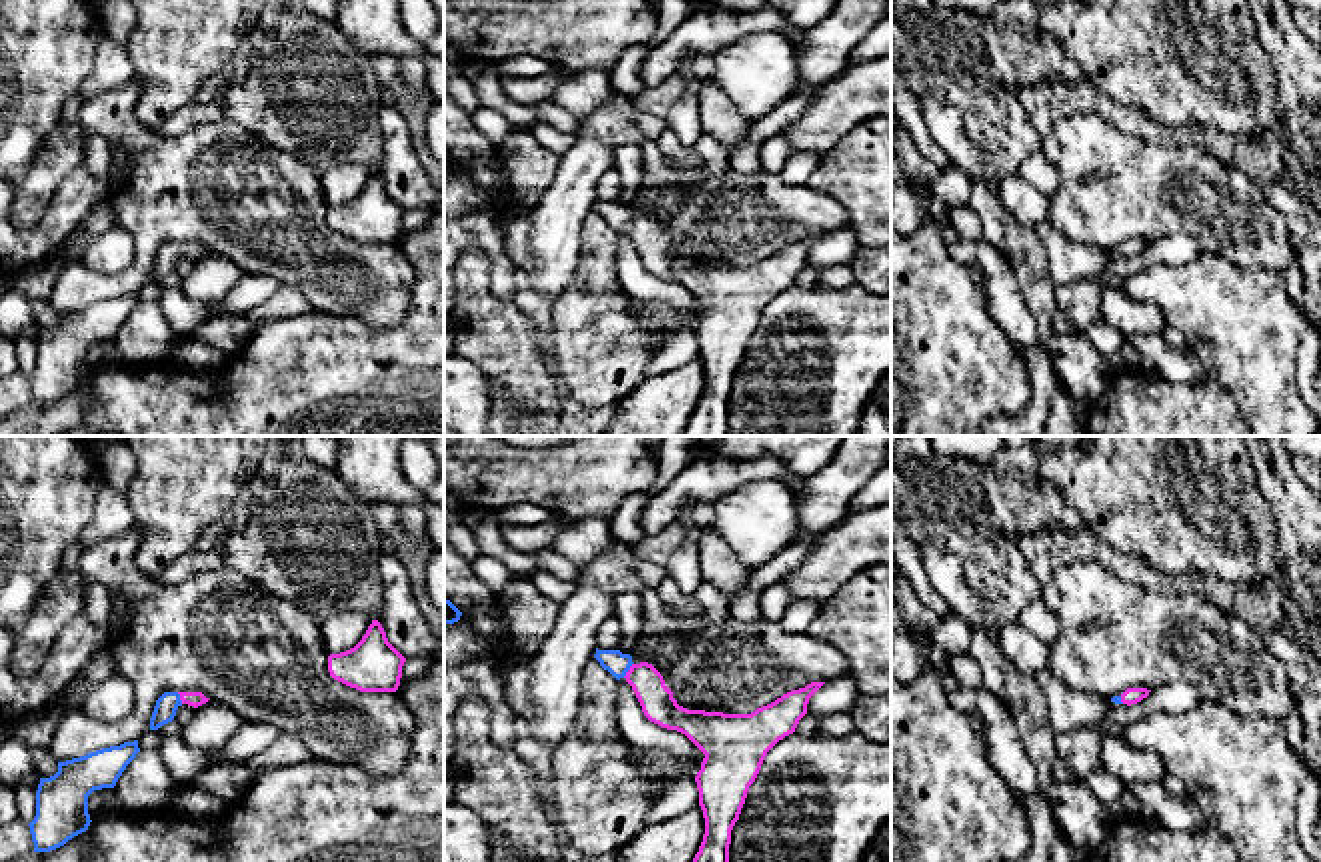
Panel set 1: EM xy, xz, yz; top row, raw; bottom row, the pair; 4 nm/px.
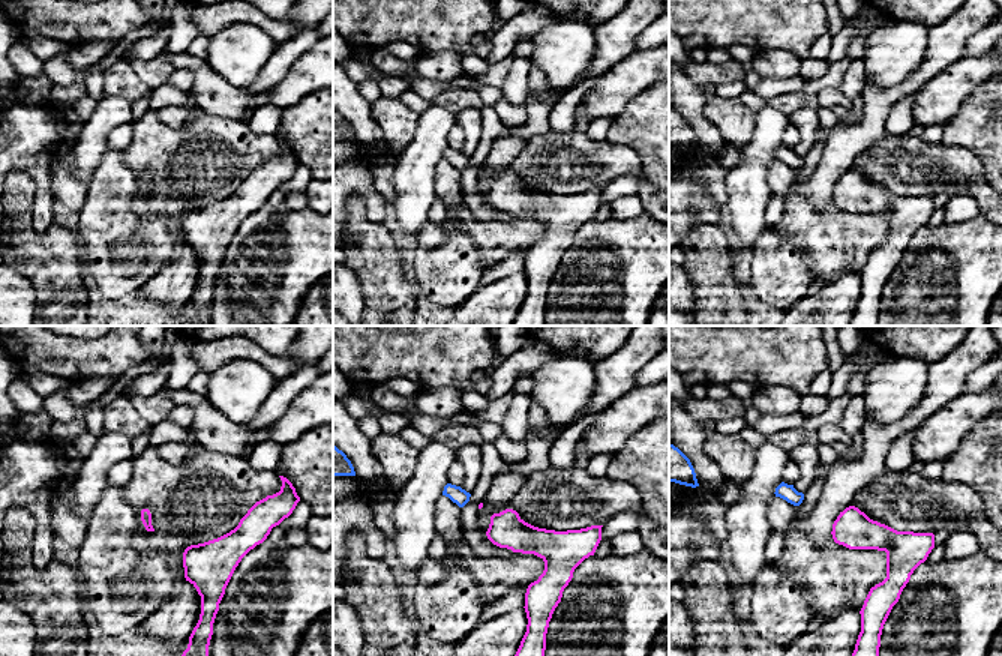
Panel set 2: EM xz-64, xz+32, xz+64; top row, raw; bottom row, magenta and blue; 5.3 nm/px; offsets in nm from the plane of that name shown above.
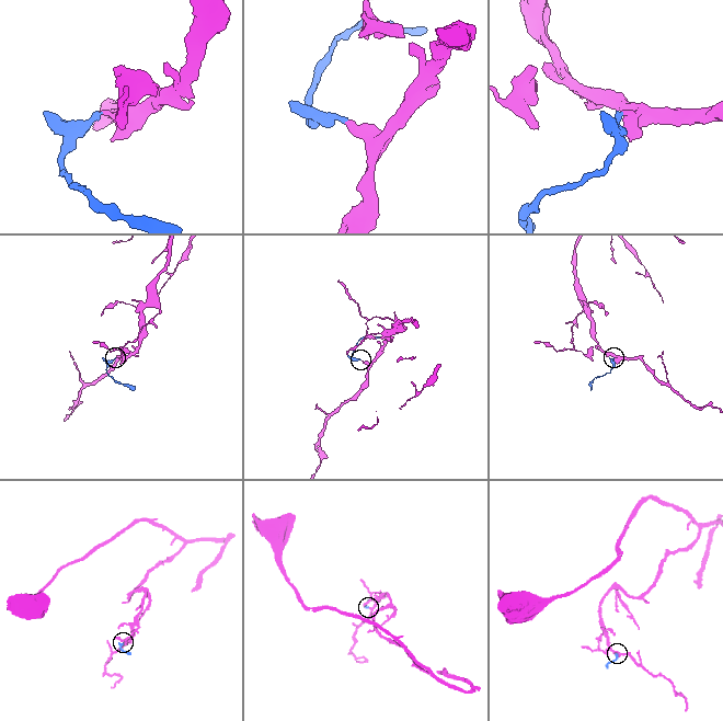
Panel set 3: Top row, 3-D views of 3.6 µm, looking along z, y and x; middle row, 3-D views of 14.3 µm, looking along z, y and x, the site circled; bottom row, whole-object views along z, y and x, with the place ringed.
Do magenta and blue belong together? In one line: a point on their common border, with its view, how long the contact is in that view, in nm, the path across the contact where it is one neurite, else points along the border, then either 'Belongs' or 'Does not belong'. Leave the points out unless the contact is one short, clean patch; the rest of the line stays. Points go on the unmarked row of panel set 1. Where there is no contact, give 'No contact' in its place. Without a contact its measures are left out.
Touches magenta at xz (628, 222). Shared border 80 nm. Path across: xz (658, 256), (628, 222), (612, 212). Belongs

